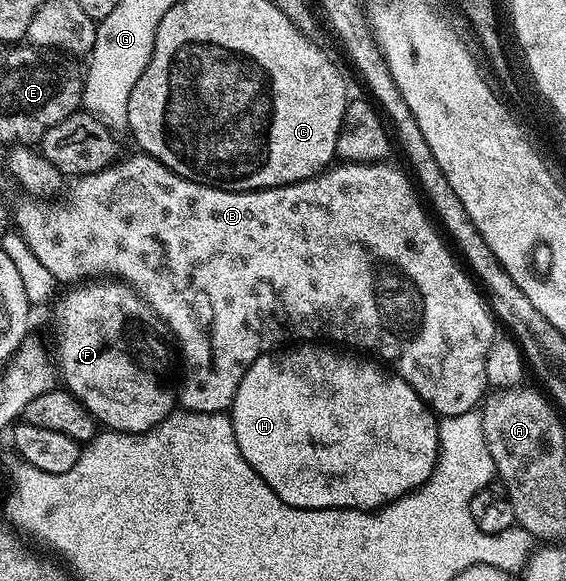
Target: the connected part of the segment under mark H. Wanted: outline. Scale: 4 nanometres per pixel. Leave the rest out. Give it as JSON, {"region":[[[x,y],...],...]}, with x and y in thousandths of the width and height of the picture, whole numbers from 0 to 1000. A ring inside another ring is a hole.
{"region":[[[525,592],[516,599],[496,599],[488,606],[459,609],[436,633],[412,683],[408,718],[415,737],[415,757],[436,799],[451,806],[454,818],[482,842],[486,854],[493,854],[493,861],[514,867],[525,878],[615,878],[622,873],[627,878],[657,881],[687,869],[700,857],[710,857],[714,850],[723,850],[728,843],[739,843],[758,824],[761,812],[772,802],[776,719],[730,673],[726,661],[712,656],[700,640],[689,640],[678,628],[664,621],[650,623],[648,618],[629,616],[624,609],[601,609],[595,602],[601,601],[581,592]]]}

